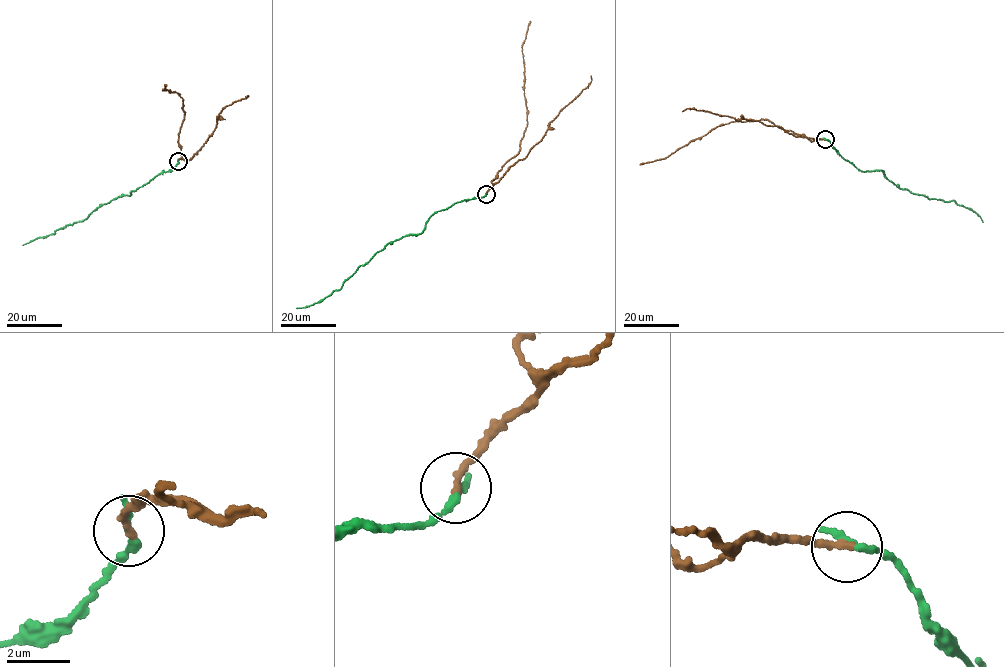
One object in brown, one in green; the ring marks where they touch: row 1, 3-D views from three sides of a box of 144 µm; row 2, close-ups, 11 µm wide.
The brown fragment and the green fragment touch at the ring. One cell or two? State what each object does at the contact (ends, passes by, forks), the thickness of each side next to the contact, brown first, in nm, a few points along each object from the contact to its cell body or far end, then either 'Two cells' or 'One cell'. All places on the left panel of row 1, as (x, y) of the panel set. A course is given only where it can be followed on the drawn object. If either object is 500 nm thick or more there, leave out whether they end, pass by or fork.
At the ring brown ends. At the ring green ends. Thickness 280 nm (brown) against 320 nm. Course of brown: (178, 162), (183, 159), (178, 141), (184, 115), (183, 100), (175, 91), (162, 89), (166, 85). Course of green: (178, 161), (172, 170), (158, 174), (131, 194), (98, 207), (84, 220), (22, 245). One cell

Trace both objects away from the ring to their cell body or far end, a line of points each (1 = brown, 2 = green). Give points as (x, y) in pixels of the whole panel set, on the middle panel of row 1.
1: (485, 194), (501, 167), (518, 154), (527, 125), (522, 46), (530, 21)
2: (486, 194), (434, 213), (422, 232), (388, 243), (364, 265), (359, 265), (340, 289), (318, 302), (296, 308)

